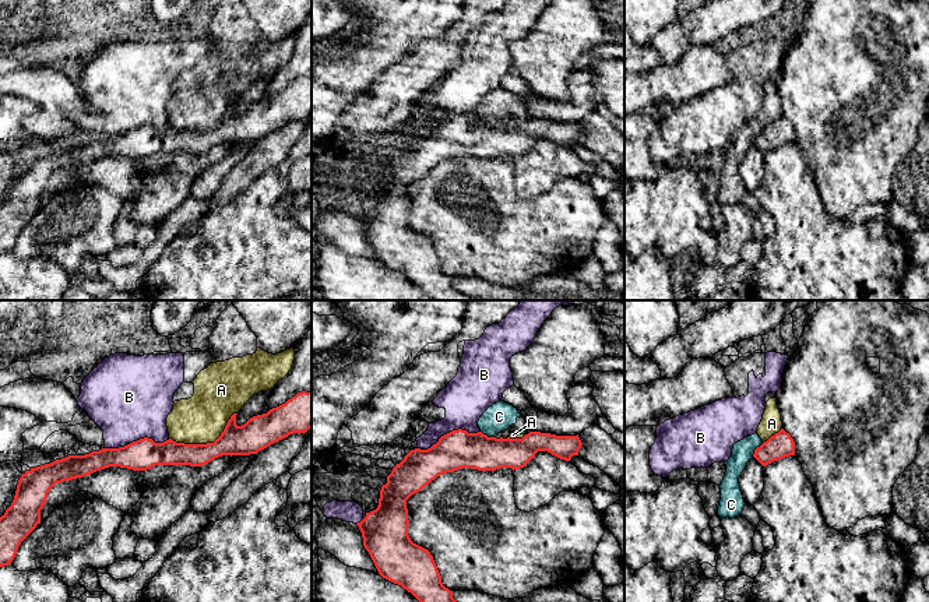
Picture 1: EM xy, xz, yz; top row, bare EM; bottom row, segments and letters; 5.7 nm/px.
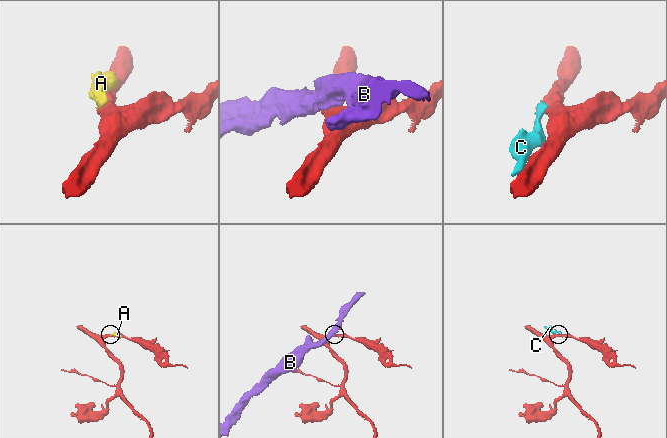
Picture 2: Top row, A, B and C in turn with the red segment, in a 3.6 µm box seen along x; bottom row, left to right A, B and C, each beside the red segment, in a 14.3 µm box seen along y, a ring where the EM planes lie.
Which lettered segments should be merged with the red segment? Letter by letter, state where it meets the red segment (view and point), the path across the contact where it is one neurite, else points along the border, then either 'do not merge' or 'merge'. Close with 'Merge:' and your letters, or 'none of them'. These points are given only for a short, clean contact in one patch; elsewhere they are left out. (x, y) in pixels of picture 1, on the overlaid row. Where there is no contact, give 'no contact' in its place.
A: meets red in xy at (207, 443); do not merge
B: meets red in xy at (137, 440); border along xy (169, 439), (154, 442), (140, 437), (123, 446), (104, 449); do not merge
C: meets red in yz at (756, 449); border along yz (763, 443), (752, 456); do not merge
Merge: none of them

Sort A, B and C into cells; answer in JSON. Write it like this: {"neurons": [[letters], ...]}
{"neurons": [["A", "C"], ["B"]]}

